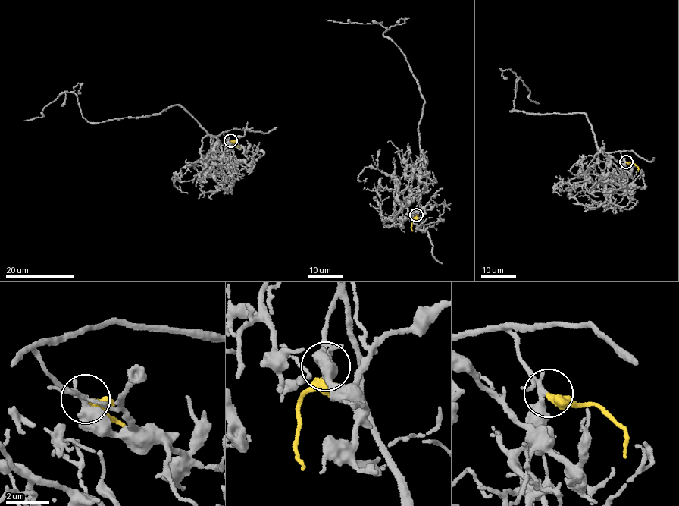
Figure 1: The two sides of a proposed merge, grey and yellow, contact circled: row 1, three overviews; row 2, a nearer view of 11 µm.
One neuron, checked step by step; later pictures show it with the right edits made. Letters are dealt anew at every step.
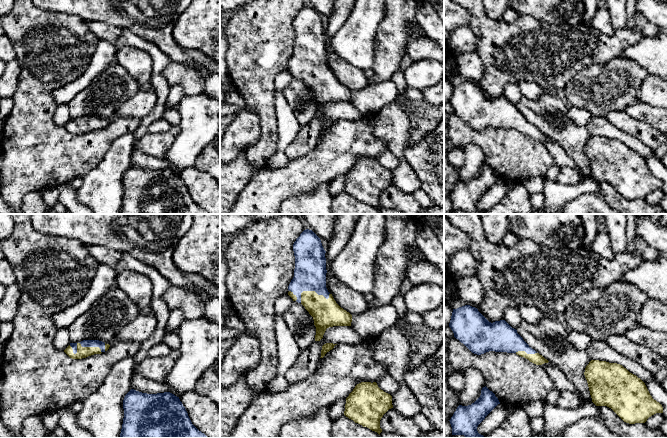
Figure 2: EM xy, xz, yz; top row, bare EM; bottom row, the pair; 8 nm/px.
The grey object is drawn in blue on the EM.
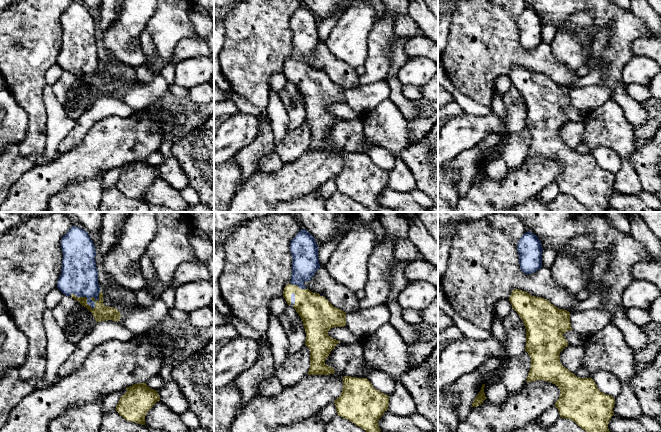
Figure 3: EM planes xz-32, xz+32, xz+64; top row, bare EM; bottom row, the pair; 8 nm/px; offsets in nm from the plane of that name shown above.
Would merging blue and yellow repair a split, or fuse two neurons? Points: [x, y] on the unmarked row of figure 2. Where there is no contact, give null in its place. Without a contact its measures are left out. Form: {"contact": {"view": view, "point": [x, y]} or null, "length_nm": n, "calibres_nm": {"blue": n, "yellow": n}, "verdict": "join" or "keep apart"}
{"contact": {"view": "xz", "point": [310, 66]}, "length_nm": 260, "calibres_nm": {"blue": 260, "yellow": 220}, "verdict": "join"}

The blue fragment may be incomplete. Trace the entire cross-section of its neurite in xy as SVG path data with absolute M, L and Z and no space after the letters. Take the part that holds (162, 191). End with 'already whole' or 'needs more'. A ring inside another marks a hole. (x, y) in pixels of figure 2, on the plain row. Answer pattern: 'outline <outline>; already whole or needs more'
outline M131 165L123 176L120 214L208 214L191 198L179 173Z; already whole

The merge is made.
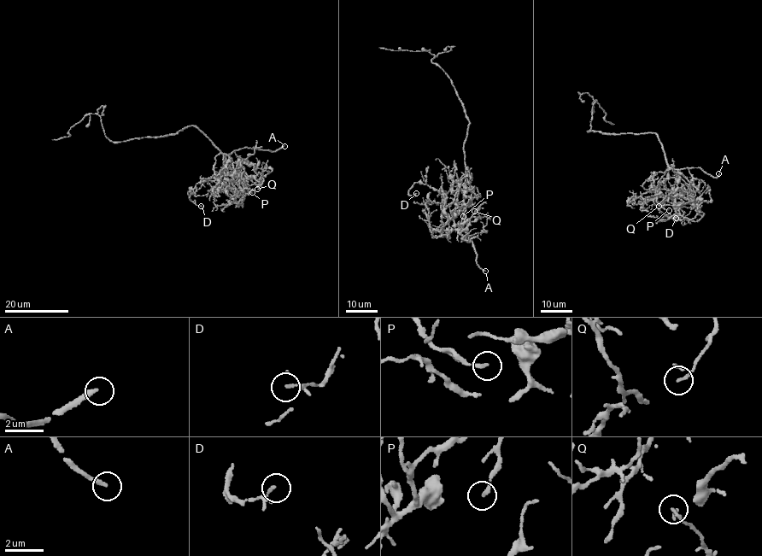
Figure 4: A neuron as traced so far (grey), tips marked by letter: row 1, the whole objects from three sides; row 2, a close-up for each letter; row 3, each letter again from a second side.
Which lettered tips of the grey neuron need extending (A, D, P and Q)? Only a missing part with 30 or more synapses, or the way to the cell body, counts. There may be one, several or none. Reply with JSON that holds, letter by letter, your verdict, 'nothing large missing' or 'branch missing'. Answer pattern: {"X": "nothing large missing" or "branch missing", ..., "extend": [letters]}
{"A": "branch missing", "D": "nothing large missing", "P": "nothing large missing", "Q": "nothing large missing", "extend": ["A"]}

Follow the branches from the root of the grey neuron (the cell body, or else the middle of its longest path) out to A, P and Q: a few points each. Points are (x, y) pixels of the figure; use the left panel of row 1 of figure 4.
A: (181, 130), (196, 127), (215, 147), (226, 154), (245, 148), (272, 151), (284, 146)
P: (181, 130), (192, 125), (204, 133), (223, 154), (225, 173), (239, 177), (252, 192)
Q: (181, 130), (192, 125), (198, 129), (225, 155), (230, 167), (249, 178), (260, 173), (263, 179), (257, 189)

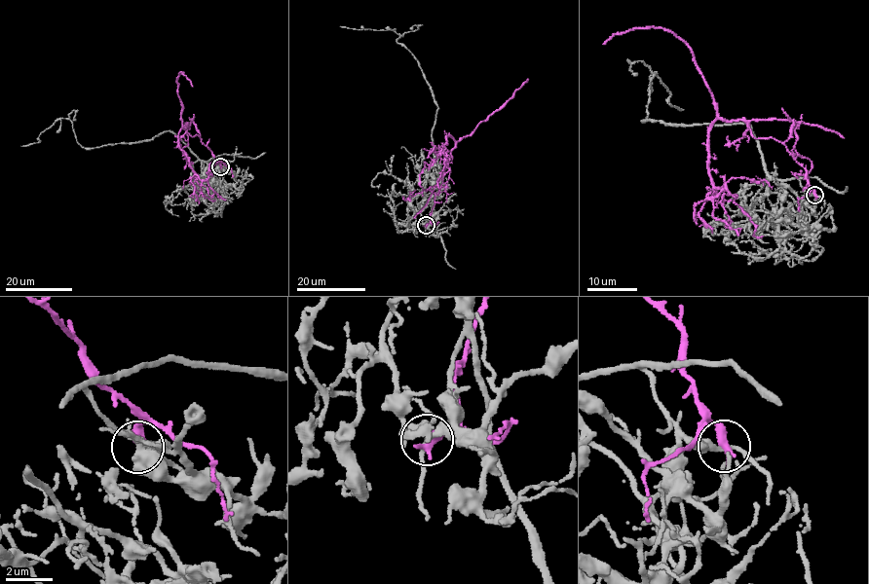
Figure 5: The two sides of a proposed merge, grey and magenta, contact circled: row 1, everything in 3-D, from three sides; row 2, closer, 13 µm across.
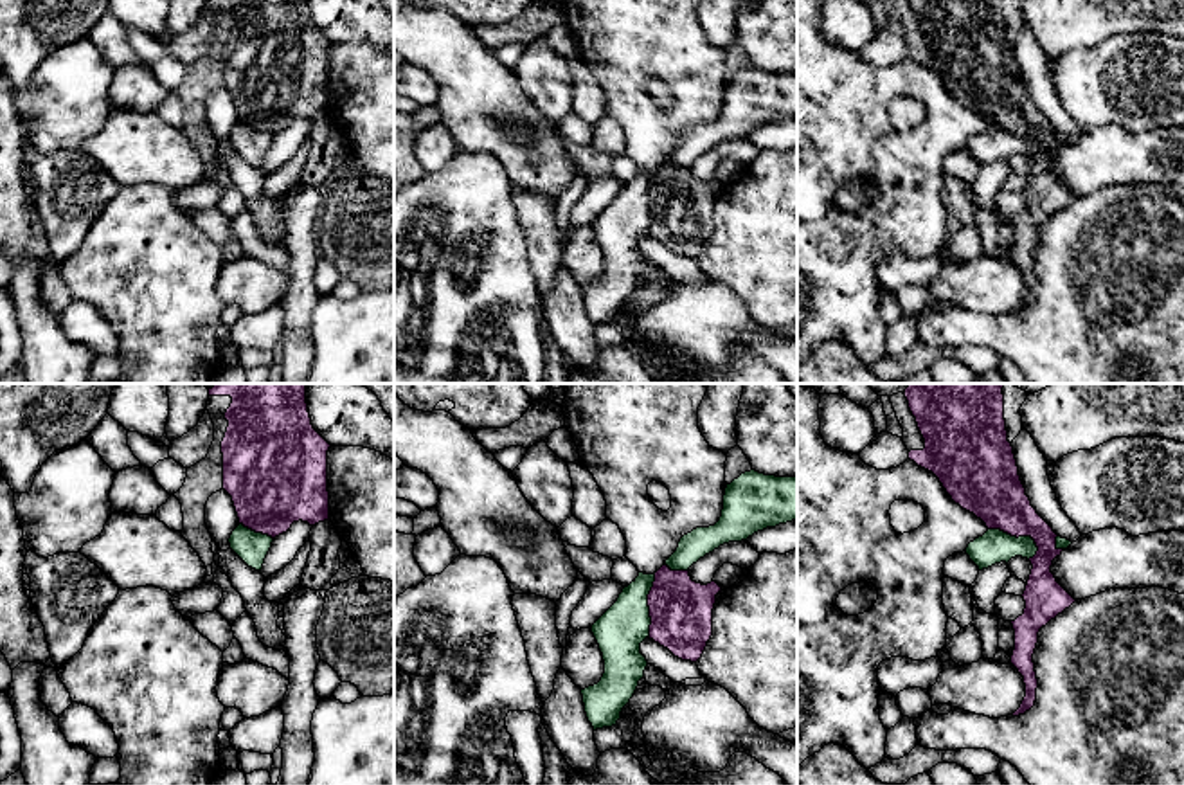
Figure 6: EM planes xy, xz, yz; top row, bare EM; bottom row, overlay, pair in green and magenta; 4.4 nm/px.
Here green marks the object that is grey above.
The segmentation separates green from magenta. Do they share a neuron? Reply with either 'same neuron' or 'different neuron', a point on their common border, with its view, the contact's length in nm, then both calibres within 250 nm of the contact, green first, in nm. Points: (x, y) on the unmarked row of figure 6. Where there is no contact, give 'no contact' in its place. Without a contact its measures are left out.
different neuron; contact yz (1015, 134); length 260 nm; calibres 150 and 280 nm

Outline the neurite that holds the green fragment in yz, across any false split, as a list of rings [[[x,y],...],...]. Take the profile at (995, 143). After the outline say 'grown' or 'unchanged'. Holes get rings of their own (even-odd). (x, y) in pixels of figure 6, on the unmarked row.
[[[988,126],[982,133],[968,140],[966,151],[979,164],[988,166],[1015,153],[1033,155],[1038,144],[1031,133],[1011,133],[1000,126]]]; unchanged

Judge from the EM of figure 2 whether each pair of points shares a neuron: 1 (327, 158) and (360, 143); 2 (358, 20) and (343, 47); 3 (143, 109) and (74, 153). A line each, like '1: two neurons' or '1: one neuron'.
1: one neuron
2: one neuron
3: two neurons

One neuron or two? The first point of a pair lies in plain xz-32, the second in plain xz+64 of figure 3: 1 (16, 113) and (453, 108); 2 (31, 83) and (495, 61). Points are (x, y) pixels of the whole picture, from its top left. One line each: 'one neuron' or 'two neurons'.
1: two neurons
2: one neuron

